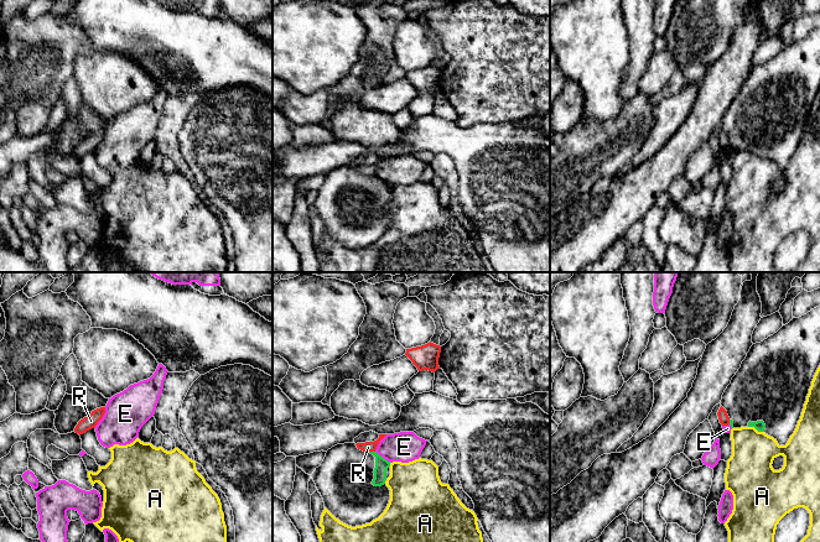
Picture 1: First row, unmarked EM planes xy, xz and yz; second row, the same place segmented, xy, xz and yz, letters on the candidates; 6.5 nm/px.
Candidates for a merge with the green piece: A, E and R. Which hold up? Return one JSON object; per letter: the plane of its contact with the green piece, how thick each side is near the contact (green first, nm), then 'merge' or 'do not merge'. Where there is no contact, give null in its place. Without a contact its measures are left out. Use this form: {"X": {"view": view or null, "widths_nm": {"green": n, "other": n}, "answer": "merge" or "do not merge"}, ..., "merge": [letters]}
{"A": {"view": "yz", "widths_nm": {"green": 70, "other": 280}, "answer": "do not merge"}, "E": {"view": "xz", "widths_nm": {"green": 90, "other": 200}, "answer": "do not merge"}, "R": {"view": "xz", "widths_nm": {"green": 90, "other": 70}, "answer": "do not merge"}, "merge": []}

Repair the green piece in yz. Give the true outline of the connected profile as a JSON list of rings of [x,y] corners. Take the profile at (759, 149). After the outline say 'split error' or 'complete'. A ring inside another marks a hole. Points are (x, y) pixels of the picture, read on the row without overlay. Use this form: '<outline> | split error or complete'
[[[820,28],[751,69],[722,118],[731,151],[754,150],[785,168],[820,88]]] | split error

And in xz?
[[[355,166],[337,167],[327,173],[321,188],[311,200],[321,217],[325,230],[341,245],[355,250],[370,246],[386,231],[390,213],[385,204],[390,199],[390,184],[377,174],[363,174]]] | split error

